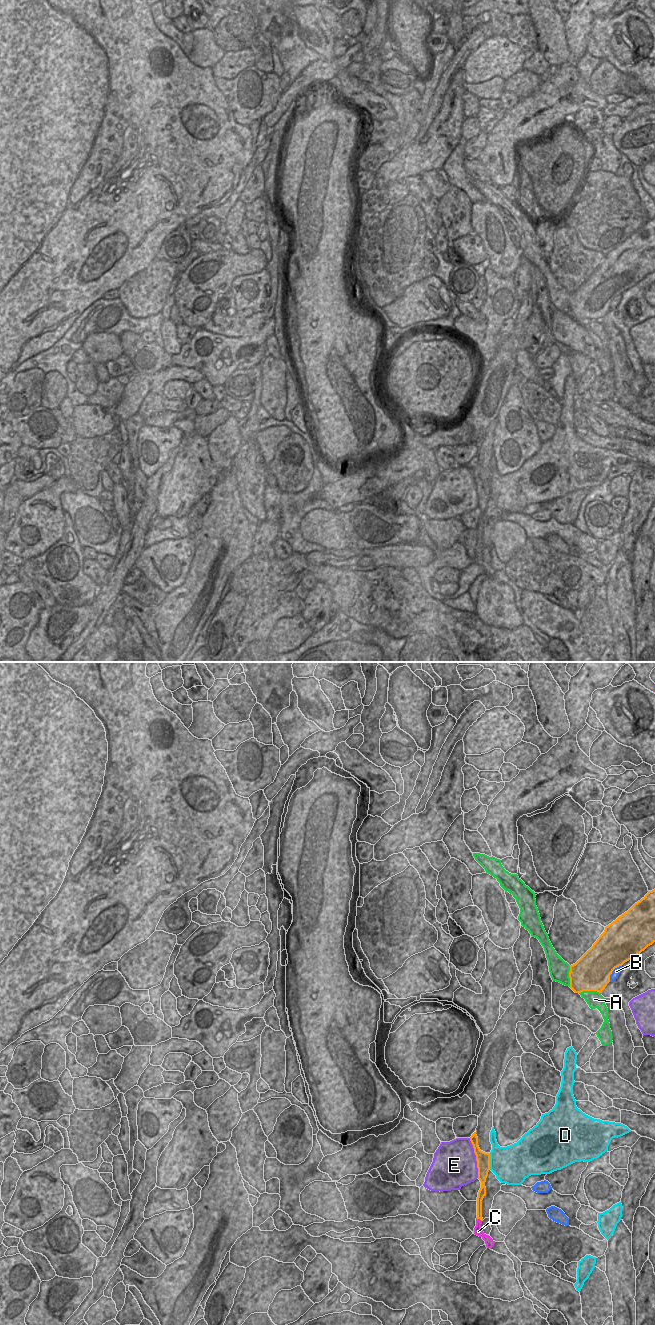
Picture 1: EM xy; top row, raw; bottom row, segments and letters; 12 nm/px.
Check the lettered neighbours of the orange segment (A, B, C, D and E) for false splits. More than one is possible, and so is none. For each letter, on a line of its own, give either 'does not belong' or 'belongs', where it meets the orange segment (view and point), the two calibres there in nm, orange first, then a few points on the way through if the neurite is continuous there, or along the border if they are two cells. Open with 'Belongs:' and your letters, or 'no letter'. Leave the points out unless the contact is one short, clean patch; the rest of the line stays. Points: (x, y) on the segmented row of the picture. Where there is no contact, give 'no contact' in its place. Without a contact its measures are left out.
Belongs: C
A: does not belong; contact xy (589, 990); calibres 440 and 200 nm
B: does not belong; contact xy (612, 971); calibres 440 and 90 nm
C: belongs; contact xy (479, 1218); calibres 70 and 110 nm; way xy (479, 1199), (479, 1218), (478, 1231)
D: does not belong; contact xy (489, 1161); calibres 170 and 420 nm
E: does not belong; contact xy (476, 1158); calibres 170 and 480 nm

